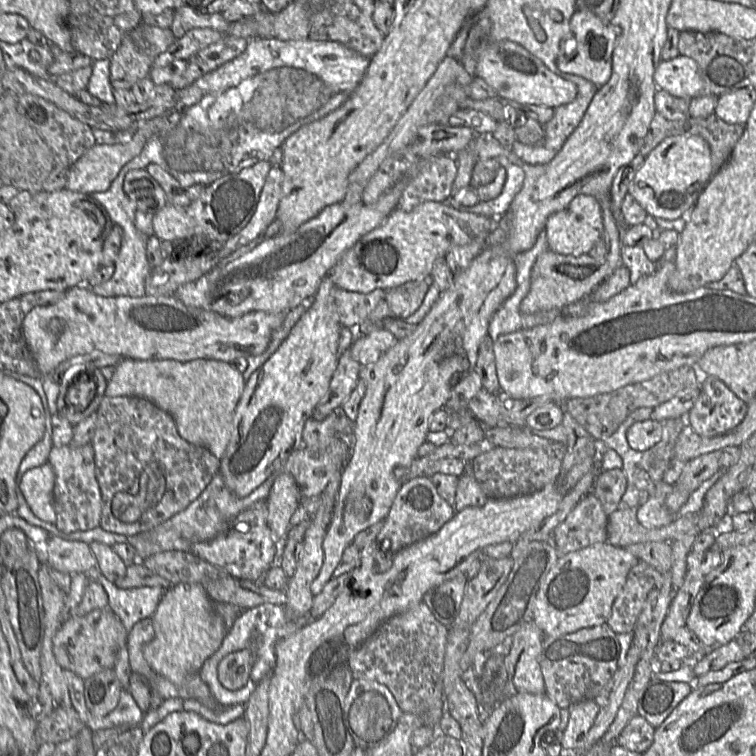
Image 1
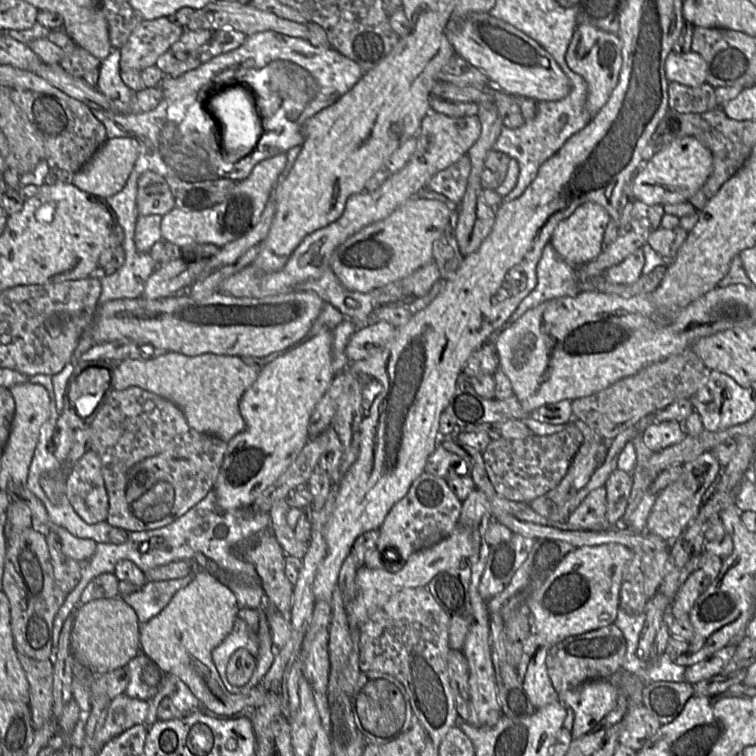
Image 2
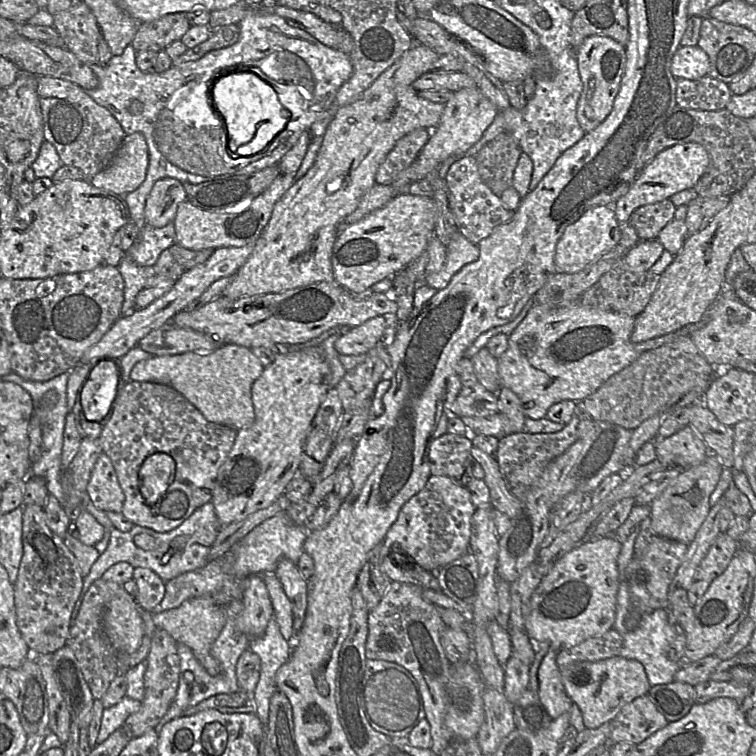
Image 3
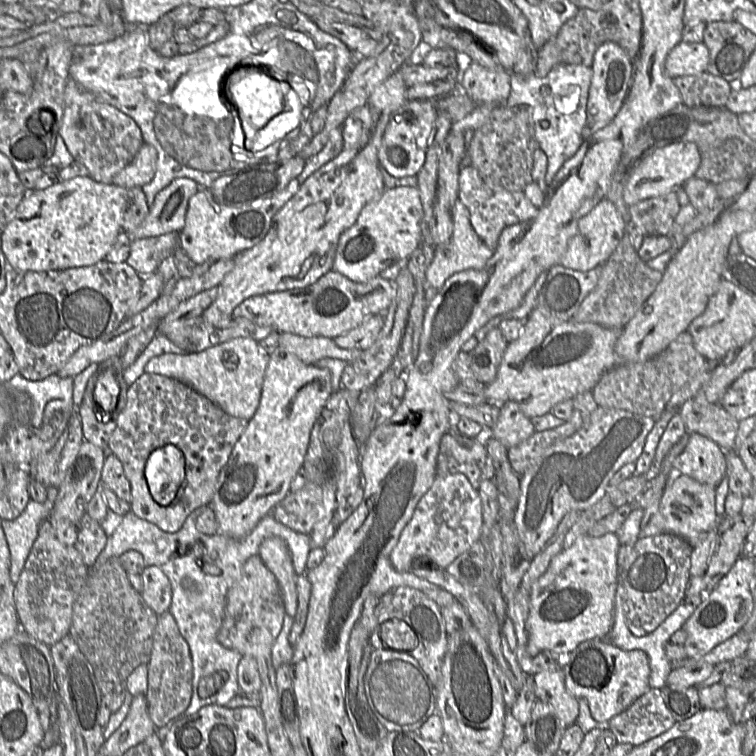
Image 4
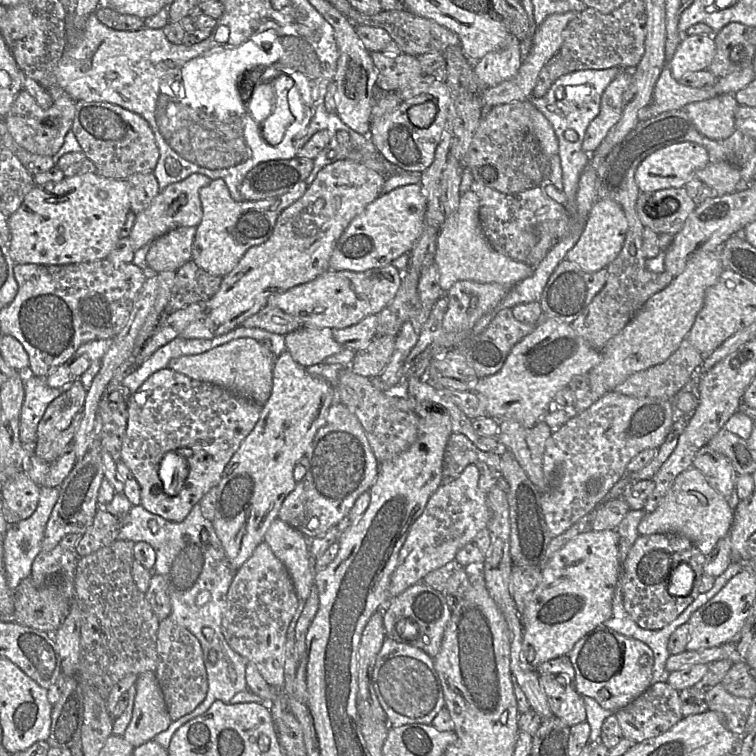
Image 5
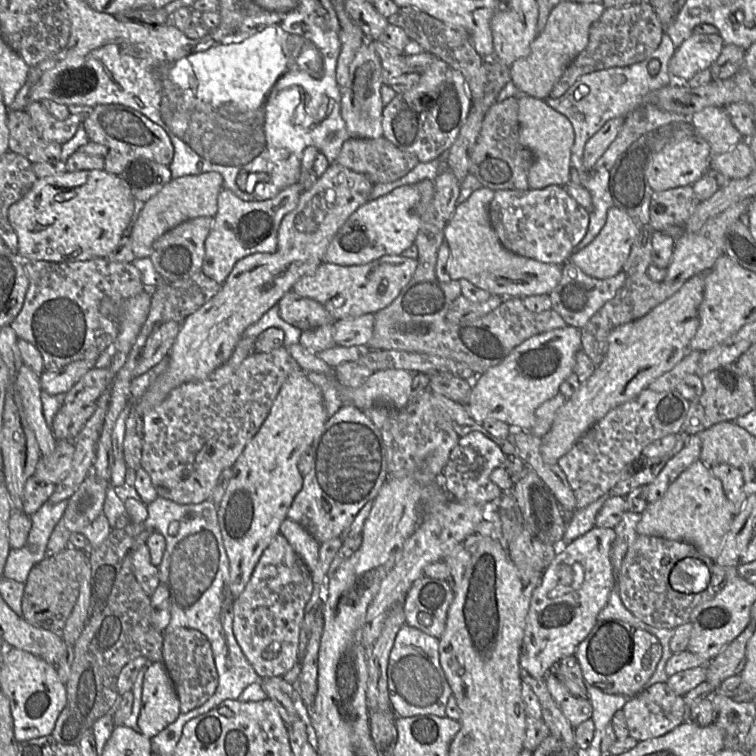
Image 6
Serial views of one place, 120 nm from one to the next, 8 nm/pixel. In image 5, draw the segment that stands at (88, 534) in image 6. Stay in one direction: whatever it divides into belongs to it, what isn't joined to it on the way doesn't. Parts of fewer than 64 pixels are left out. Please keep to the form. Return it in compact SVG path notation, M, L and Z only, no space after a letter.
M89 449L81 459L76 461L68 476L59 486L59 497L44 531L42 551L50 551L58 546L61 539L67 534L82 535L87 530L98 510L97 496L103 479L104 466L101 451Z

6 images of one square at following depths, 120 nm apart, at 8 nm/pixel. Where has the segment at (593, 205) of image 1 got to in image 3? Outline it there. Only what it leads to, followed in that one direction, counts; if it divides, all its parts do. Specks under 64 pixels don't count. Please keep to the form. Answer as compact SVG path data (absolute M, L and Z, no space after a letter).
M593 206L587 209L572 224L566 227L555 249L556 271L576 273L585 269L594 260L611 250L621 239L620 225L613 206Z

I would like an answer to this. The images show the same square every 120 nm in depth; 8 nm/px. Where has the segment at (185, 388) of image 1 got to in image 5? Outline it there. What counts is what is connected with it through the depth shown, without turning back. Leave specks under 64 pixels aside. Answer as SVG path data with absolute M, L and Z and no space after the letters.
M238 338L198 355L172 359L168 368L191 379L211 383L263 406L270 397L275 356L264 343Z

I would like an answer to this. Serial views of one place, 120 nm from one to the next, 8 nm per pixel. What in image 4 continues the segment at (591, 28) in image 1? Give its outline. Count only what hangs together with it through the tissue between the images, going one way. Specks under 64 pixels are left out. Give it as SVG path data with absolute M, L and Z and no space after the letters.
M608 41L596 50L591 69L592 79L587 101L587 117L582 130L583 140L589 139L610 124L621 109L631 86L634 61L627 56L617 43Z

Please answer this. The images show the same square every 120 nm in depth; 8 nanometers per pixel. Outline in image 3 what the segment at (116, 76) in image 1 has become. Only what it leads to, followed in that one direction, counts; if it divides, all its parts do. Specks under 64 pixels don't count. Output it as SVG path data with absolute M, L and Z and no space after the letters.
M187 12L166 14L151 22L139 23L131 42L136 52L144 50L161 51L189 30L191 24Z

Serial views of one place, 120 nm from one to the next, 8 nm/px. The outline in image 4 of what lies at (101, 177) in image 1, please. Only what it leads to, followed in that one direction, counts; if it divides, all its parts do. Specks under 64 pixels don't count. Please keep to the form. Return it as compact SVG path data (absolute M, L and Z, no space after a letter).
M144 143L132 162L113 177L112 184L126 189L143 187L154 177L156 162L156 149Z

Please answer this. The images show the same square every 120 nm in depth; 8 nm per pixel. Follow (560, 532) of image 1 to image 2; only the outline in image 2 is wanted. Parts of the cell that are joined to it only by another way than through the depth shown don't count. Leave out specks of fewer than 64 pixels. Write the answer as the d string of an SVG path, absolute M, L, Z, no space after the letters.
M600 486L588 493L567 518L575 530L604 531L612 527L606 519L606 488Z

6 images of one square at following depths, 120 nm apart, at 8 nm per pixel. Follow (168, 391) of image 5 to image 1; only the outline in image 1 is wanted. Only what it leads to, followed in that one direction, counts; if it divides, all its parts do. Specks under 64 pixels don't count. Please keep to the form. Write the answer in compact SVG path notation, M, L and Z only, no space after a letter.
M104 396L96 410L96 415L96 429L91 441L91 445L94 450L95 476L99 484L102 498L102 512L99 526L107 532L131 537L138 533L149 531L157 527L161 523L167 521L174 515L186 509L186 507L202 493L202 491L212 480L213 476L219 472L220 459L214 456L205 447L191 444L184 440L178 434L176 424L172 416L145 398L135 396Z

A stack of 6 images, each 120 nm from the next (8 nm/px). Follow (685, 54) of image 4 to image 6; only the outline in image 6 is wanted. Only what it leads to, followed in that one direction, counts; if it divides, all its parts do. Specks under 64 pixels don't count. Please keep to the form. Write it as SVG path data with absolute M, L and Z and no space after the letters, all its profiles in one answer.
M692 33L676 48L669 60L669 74L676 81L687 82L697 72L709 69L724 45L719 33Z

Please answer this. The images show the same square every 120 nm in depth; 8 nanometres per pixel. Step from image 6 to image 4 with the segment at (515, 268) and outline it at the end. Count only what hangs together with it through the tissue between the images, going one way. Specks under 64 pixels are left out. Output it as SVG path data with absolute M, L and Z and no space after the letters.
M457 198L451 210L453 231L450 241L445 246L435 247L433 260L425 273L427 285L439 290L445 282L455 273L466 269L483 269L493 255L493 250L488 248L478 237L470 222L468 208Z

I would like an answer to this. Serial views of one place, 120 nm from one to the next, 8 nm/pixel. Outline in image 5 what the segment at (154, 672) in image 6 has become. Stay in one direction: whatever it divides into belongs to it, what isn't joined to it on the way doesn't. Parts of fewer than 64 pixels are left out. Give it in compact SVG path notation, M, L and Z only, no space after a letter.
M153 671L139 674L135 685L132 717L122 736L136 748L153 740L157 734L166 730L172 721Z

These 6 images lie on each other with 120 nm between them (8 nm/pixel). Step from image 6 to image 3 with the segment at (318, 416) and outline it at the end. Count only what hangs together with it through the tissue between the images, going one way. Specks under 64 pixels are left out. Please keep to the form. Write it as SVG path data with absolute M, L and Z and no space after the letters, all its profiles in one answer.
M320 345L320 347L311 346L302 350L295 350L288 353L277 353L271 364L266 366L262 374L254 381L251 388L251 399L254 407L255 420L250 426L237 430L237 436L235 438L234 444L226 460L218 470L215 487L212 494L211 503L213 504L214 511L221 526L229 525L233 522L243 520L250 514L270 506L277 498L285 493L291 481L297 475L299 475L299 468L301 464L302 453L304 451L305 439L307 437L309 427L321 403L324 401L328 390L331 388L331 378L332 371L321 352Z

